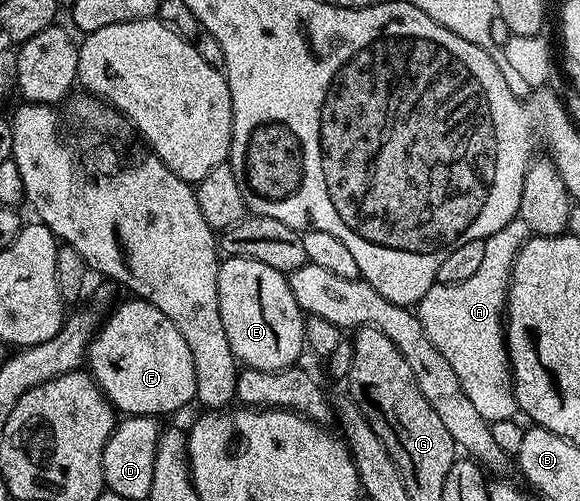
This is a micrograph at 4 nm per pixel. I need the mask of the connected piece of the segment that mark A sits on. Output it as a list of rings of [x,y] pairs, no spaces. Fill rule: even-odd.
[[[518,218],[511,220],[484,241],[486,254],[471,278],[457,284],[432,284],[418,305],[426,338],[430,338],[430,342],[434,342],[446,357],[446,362],[450,362],[474,410],[489,422],[511,420],[518,412],[512,389],[512,366],[508,363],[506,309],[514,262],[531,235],[533,233],[526,222]]]

